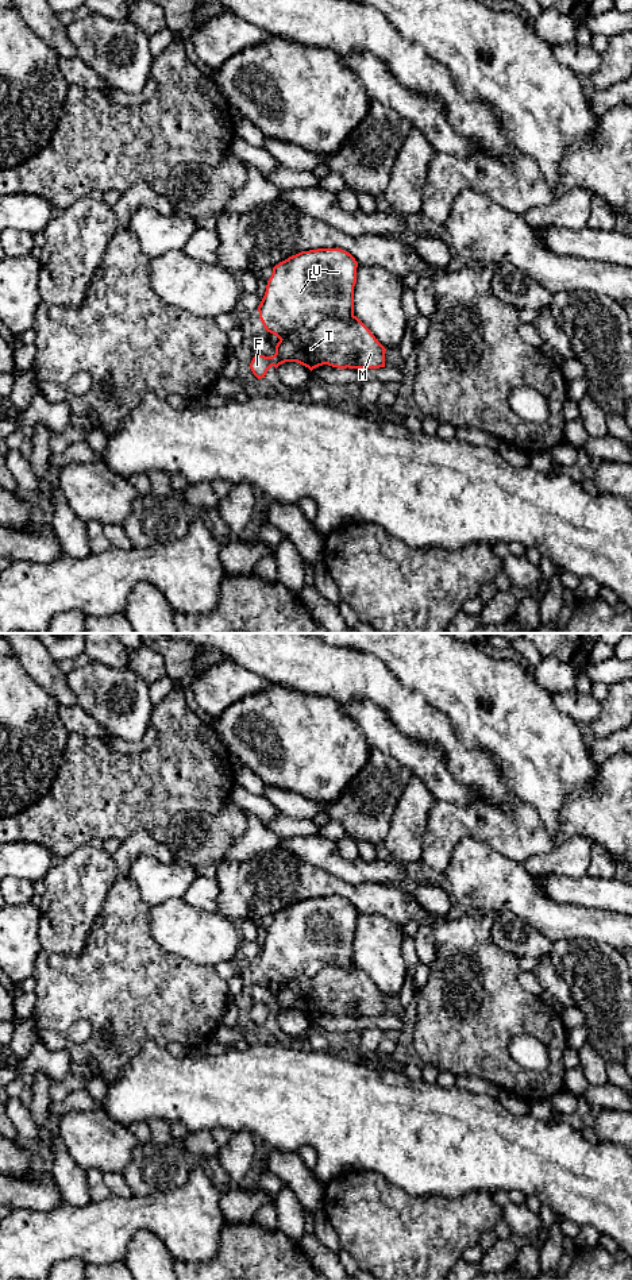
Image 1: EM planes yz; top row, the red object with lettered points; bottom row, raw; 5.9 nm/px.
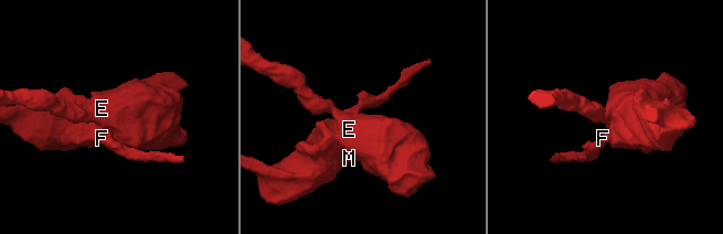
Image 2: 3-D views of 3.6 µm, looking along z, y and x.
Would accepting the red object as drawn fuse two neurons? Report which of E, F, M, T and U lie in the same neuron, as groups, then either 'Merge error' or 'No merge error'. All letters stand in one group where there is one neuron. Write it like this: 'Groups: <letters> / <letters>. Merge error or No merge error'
Groups: E U / F M T. Merge error

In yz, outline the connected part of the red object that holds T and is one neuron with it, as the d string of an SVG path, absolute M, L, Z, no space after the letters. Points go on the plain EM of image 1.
M327 965L312 979L294 980L281 987L273 1005L254 1005L250 1017L261 1028L267 1018L285 1010L297 1010L311 1019L328 1013L347 1017L357 1007L359 1017L385 1015L386 996L357 965Z

